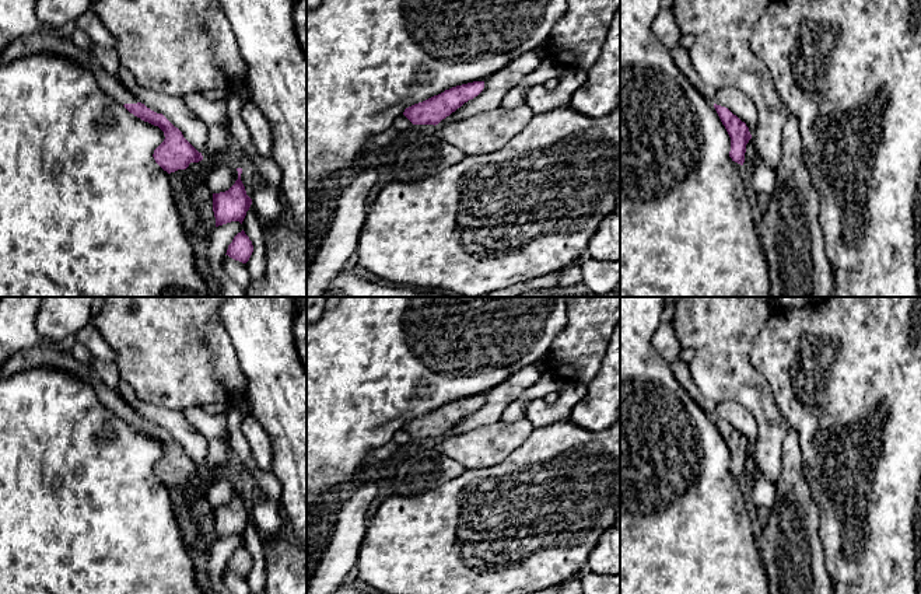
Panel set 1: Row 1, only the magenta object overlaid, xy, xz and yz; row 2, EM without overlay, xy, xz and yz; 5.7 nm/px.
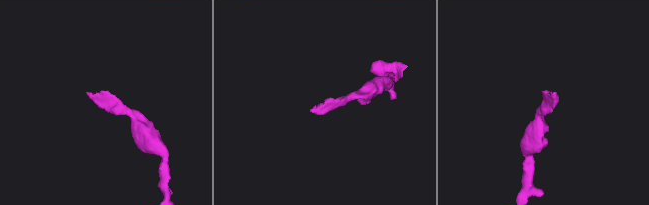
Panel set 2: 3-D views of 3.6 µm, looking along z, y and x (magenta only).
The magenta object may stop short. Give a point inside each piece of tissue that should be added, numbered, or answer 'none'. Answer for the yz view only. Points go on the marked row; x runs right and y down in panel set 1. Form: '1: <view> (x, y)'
none

